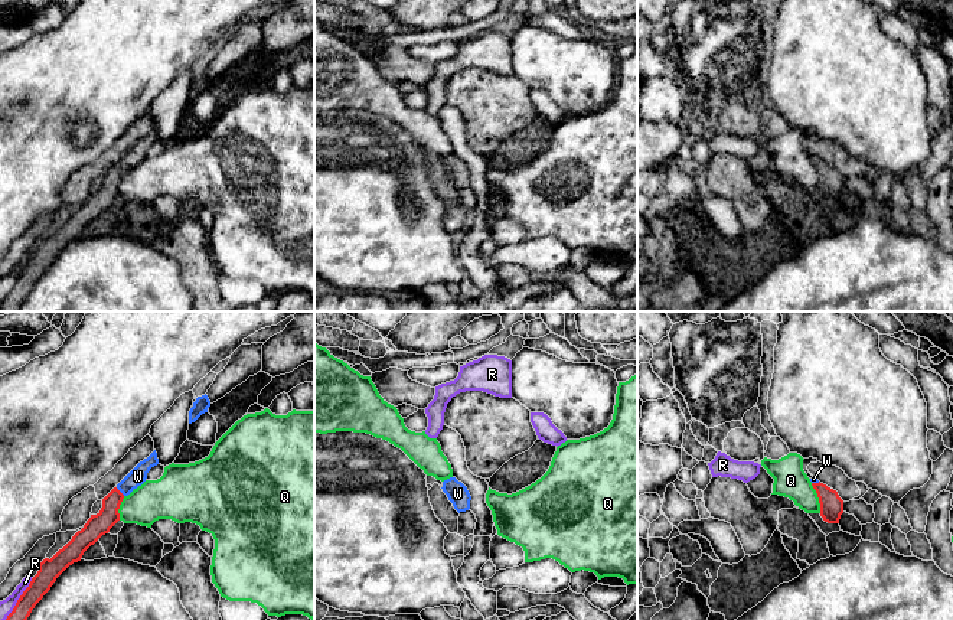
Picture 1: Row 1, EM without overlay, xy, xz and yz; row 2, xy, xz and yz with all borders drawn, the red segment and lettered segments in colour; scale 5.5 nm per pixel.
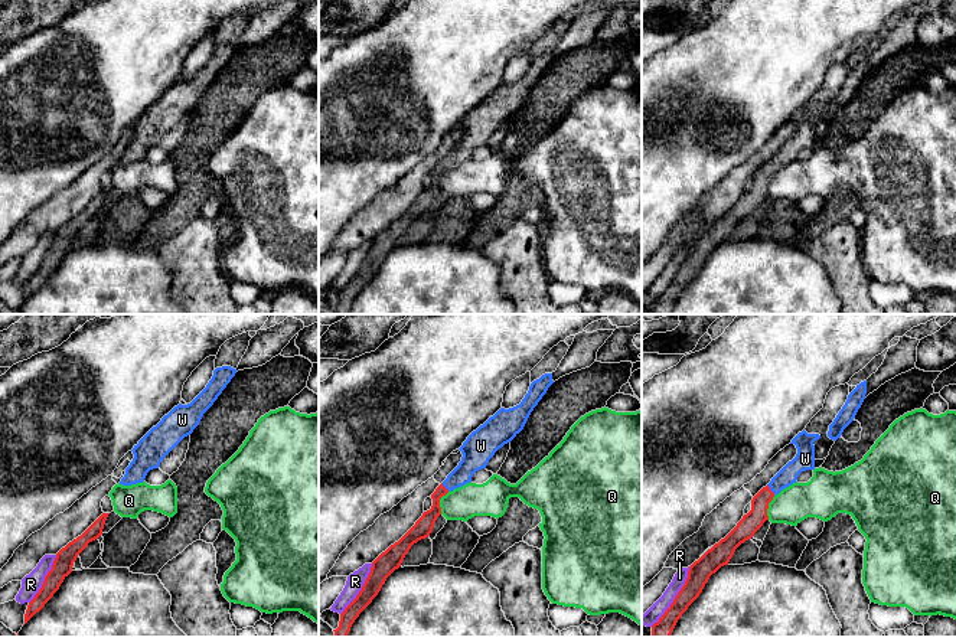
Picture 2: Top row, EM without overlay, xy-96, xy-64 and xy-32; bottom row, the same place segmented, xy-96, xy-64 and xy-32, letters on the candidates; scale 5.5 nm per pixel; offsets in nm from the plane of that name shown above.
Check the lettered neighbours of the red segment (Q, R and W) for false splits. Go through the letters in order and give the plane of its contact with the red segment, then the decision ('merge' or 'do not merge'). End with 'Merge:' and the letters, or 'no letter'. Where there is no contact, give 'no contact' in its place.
Q: contact in yz; do not merge
R: contact in xy; do not merge
W: contact in xy; merge
Merge: W

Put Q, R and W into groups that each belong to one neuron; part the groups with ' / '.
Q / R / W

